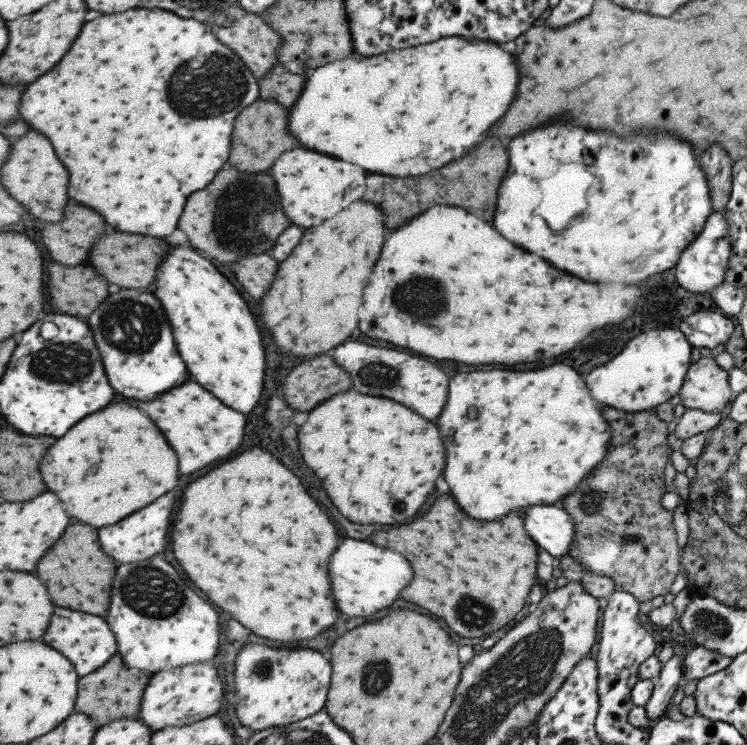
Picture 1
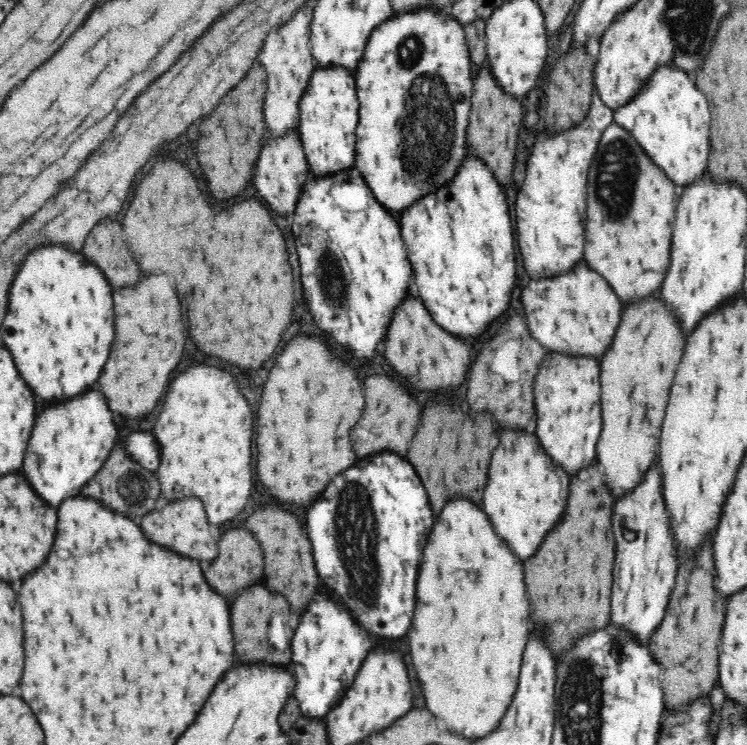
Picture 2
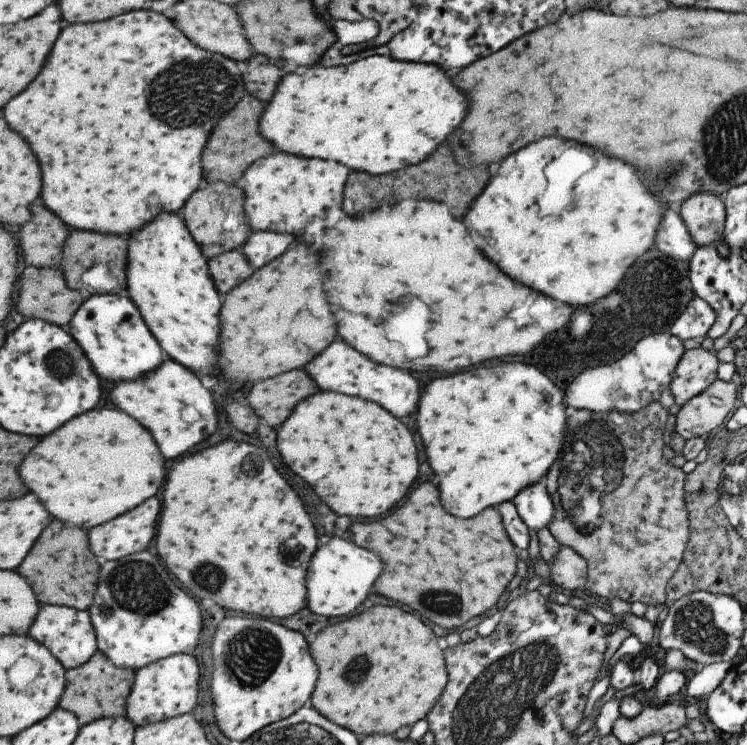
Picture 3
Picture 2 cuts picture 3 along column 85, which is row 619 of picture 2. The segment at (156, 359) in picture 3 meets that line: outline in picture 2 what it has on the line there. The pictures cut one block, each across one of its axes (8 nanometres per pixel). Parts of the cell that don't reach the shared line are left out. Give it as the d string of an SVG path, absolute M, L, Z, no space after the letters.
M324 582L315 588L295 623L290 662L296 679L294 697L304 716L324 718L342 700L344 688L354 680L374 644L368 629Z

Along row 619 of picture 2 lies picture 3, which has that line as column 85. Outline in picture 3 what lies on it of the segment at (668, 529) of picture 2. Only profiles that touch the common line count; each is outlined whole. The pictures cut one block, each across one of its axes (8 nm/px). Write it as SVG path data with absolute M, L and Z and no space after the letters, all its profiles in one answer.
M39 605L39 610L29 626L27 634L41 646L49 650L49 654L63 666L65 670L81 666L87 662L95 651L95 632L87 611L78 611L71 607L59 605Z

